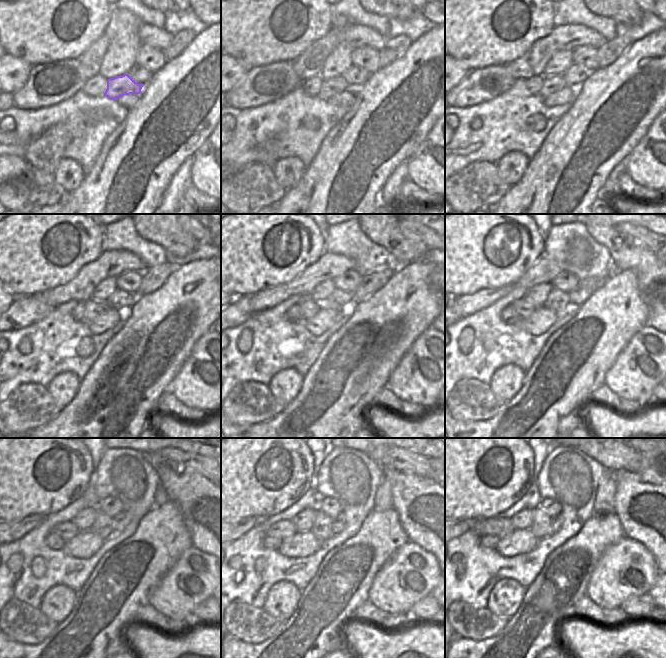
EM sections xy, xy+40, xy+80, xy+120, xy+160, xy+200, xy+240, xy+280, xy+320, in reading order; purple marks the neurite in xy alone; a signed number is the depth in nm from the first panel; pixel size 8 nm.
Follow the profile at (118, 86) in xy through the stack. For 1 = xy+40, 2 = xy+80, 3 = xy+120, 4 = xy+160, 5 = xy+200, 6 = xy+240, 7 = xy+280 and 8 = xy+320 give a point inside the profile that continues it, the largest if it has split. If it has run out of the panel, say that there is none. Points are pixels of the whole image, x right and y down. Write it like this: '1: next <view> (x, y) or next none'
1: next xy+40 (331, 86)
2: next xy+80 (551, 84)
3: next xy+120 (93, 309)
4: next xy+160 (306, 309)
5: next xy+200 (523, 308)
6: next xy+240 (67, 530)
7: next xy+280 (284, 528)
8: next xy+320 (495, 526)

